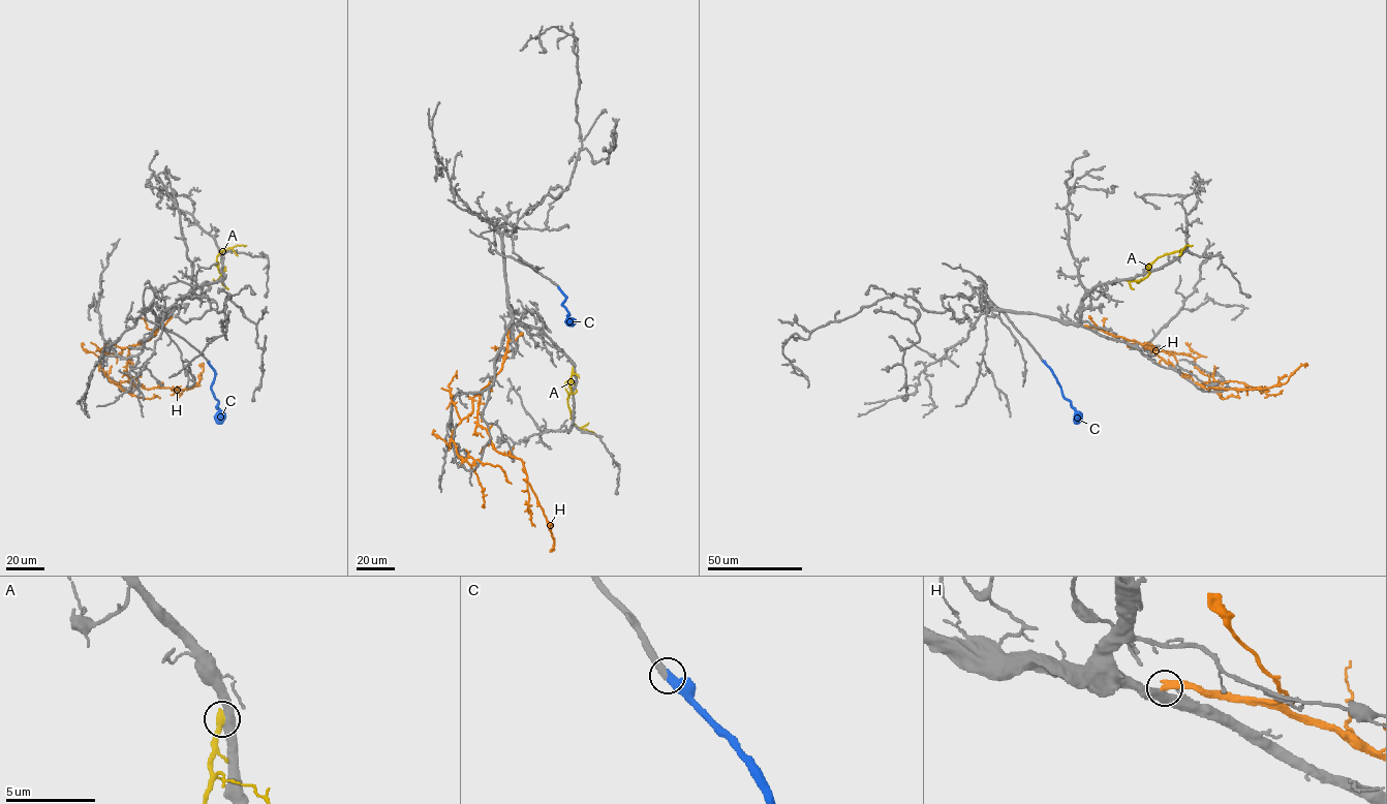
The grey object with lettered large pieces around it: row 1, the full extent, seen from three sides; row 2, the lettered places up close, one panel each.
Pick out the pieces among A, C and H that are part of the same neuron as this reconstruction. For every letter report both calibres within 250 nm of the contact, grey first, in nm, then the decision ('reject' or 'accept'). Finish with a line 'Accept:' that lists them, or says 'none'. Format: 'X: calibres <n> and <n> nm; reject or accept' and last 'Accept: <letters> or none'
A: calibres 550 and 440 nm; reject
C: calibres 400 and 480 nm; accept
H: calibres 440 and 440 nm; reject
Accept: C

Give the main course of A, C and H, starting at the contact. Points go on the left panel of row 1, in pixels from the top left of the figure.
A: (222, 280), (218, 280), (217, 255), (238, 245), (246, 245)
C: (207, 360), (215, 372), (211, 391), (218, 402), (218, 424)
H: (157, 326), (151, 337), (129, 349), (126, 372), (145, 389), (180, 390), (198, 383), (203, 365), (199, 367)

